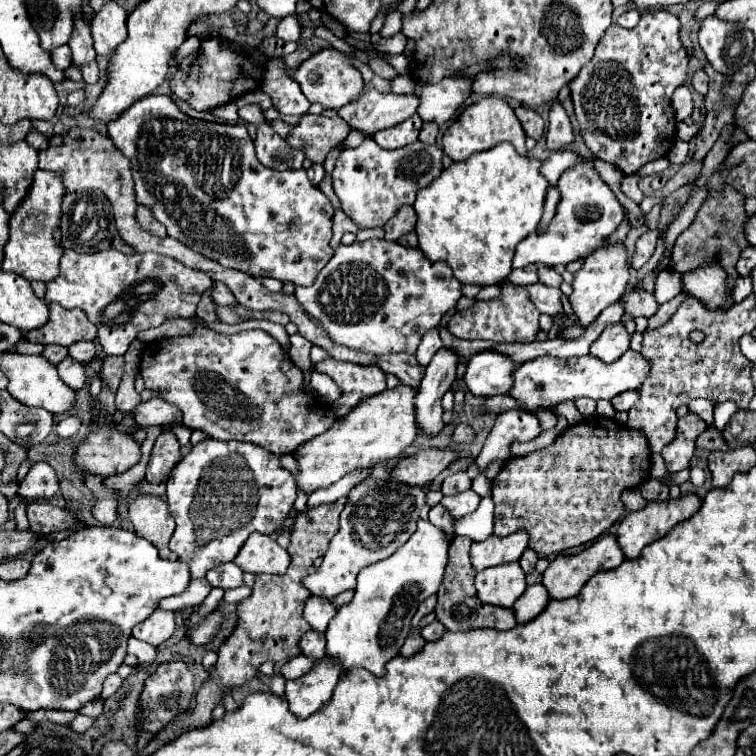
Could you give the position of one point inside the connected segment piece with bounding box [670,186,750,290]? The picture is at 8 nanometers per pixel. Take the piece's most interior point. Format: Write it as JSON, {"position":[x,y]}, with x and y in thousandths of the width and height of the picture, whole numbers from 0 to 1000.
{"position":[948,311]}

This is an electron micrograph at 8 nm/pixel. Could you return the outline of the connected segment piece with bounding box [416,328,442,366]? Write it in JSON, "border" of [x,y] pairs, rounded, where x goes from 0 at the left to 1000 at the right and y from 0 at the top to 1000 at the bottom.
{"border":[[[579,434],[566,437],[566,442],[561,442],[561,447],[558,447],[556,458],[553,458],[553,466],[550,466],[553,479],[563,484],[563,481],[571,476],[574,466],[577,466],[582,458],[585,458],[585,447],[582,447],[582,442],[579,442]]]}

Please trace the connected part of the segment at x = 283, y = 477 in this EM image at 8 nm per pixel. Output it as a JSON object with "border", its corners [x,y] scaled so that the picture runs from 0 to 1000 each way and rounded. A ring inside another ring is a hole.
{"border":[[[272,579],[259,587],[249,603],[243,603],[222,632],[222,669],[225,680],[233,688],[233,701],[225,714],[225,725],[235,733],[241,743],[251,749],[254,765],[270,765],[272,757],[291,743],[304,743],[315,733],[317,722],[331,704],[362,706],[378,688],[381,677],[389,672],[392,661],[392,638],[389,627],[373,619],[368,601],[347,595],[333,585],[315,582],[283,582]]]}

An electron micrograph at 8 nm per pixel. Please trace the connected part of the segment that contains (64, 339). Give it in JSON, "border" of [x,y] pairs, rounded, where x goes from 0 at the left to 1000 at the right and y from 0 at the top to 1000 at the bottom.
{"border":[[[66,402],[66,423],[61,431],[40,437],[32,442],[37,452],[53,455],[79,455],[93,458],[103,450],[124,450],[127,431],[106,407],[82,407],[79,402]]]}

